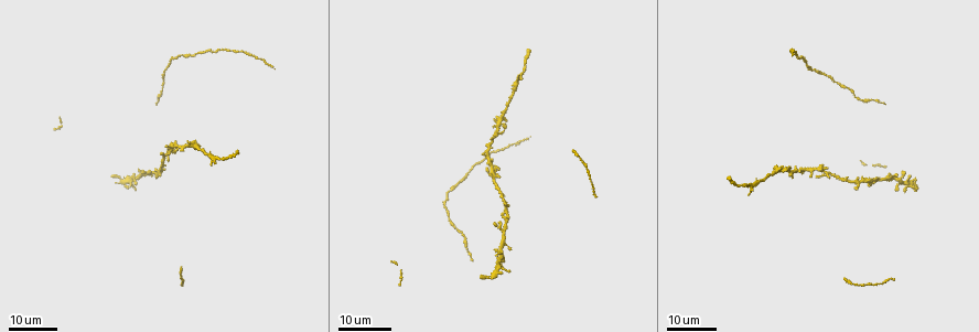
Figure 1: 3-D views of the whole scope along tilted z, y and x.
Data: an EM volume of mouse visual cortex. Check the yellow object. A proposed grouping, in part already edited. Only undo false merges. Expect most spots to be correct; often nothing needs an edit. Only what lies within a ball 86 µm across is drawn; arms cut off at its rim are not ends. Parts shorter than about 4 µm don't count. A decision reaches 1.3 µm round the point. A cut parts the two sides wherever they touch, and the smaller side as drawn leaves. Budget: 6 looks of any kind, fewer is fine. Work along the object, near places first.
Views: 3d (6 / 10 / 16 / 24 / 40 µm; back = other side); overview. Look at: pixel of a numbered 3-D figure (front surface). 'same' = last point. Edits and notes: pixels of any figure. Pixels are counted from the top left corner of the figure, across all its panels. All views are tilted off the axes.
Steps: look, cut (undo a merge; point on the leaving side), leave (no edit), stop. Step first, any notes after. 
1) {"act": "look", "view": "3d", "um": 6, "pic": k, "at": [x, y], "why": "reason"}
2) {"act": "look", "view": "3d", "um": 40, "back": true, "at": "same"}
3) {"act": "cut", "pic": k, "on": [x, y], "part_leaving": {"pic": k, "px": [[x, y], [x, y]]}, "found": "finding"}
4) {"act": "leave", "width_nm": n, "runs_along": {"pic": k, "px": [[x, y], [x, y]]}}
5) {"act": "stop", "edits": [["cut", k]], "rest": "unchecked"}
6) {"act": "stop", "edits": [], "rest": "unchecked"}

{"act": "look", "view": "3d", "um": 24, "pic": 1, "at": [183, 146], "why": "four-way junction"}

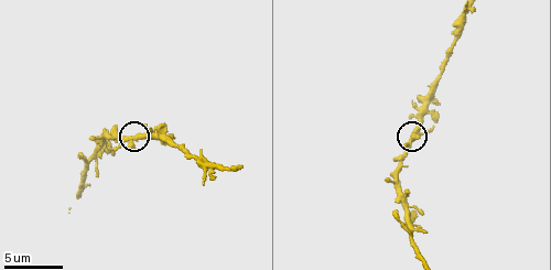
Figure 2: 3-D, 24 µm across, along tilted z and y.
{"act": "look", "view": "3d", "um": 10, "pic": 2, "at": [136, 137], "why": "closer look"}

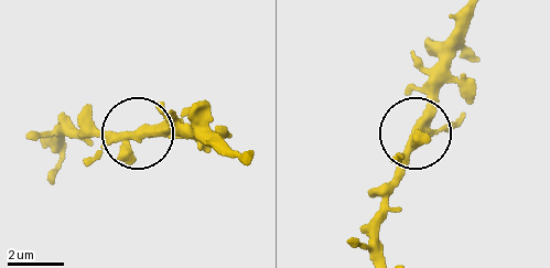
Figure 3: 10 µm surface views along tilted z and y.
{"act": "leave", "arms": 4, "found": "all the same cell"}

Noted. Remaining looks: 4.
{"act": "look", "view": "3d", "um": 16, "pic": 1, "at": [501, 229], "why": "two arms at a narrow angle"}

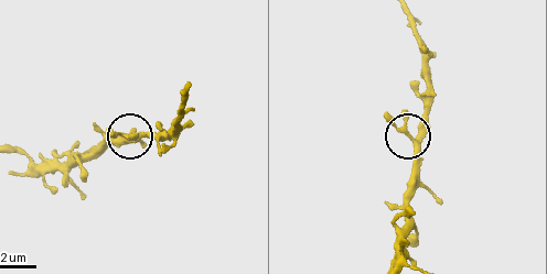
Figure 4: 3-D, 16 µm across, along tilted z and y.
{"act": "look", "view": "3d", "um": 10, "pic": 4, "at": [416, 142]}

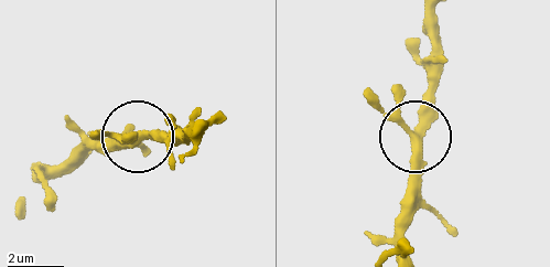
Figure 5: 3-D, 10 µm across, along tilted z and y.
{"act": "leave", "width_nm": 260, "found": "all the same cell"}

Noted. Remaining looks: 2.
{"act": "look", "view": "3d", "um": 16, "pic": 1, "at": [507, 204], "why": "a fork"}

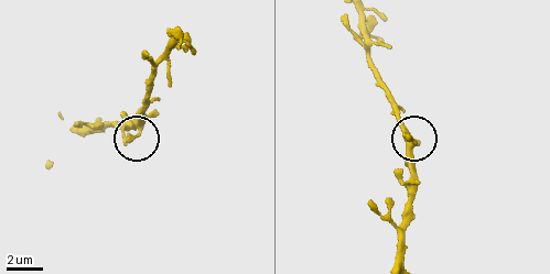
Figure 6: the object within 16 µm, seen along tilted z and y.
{"act": "look", "view": "3d", "um": 10, "pic": 6, "at": [140, 131]}

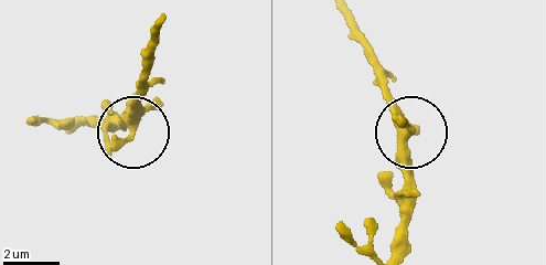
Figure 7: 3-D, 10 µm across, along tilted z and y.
{"act": "leave", "width_nm": 320, "runs_along": {"pic": 7, "px": [[392, 253], [411, 133], [373, 64]]}, "found": "one cell here"}

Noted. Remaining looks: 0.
{"act": "stop", "edits": [], "rest": "unchecked"}

